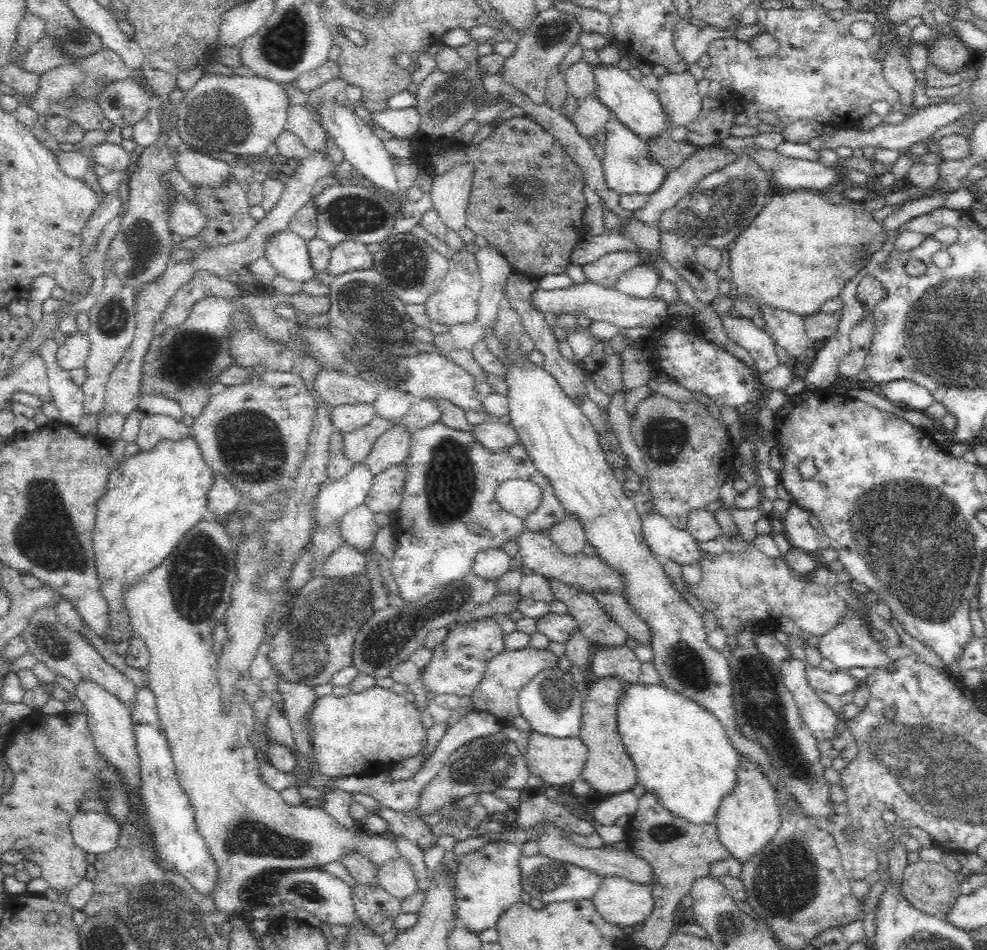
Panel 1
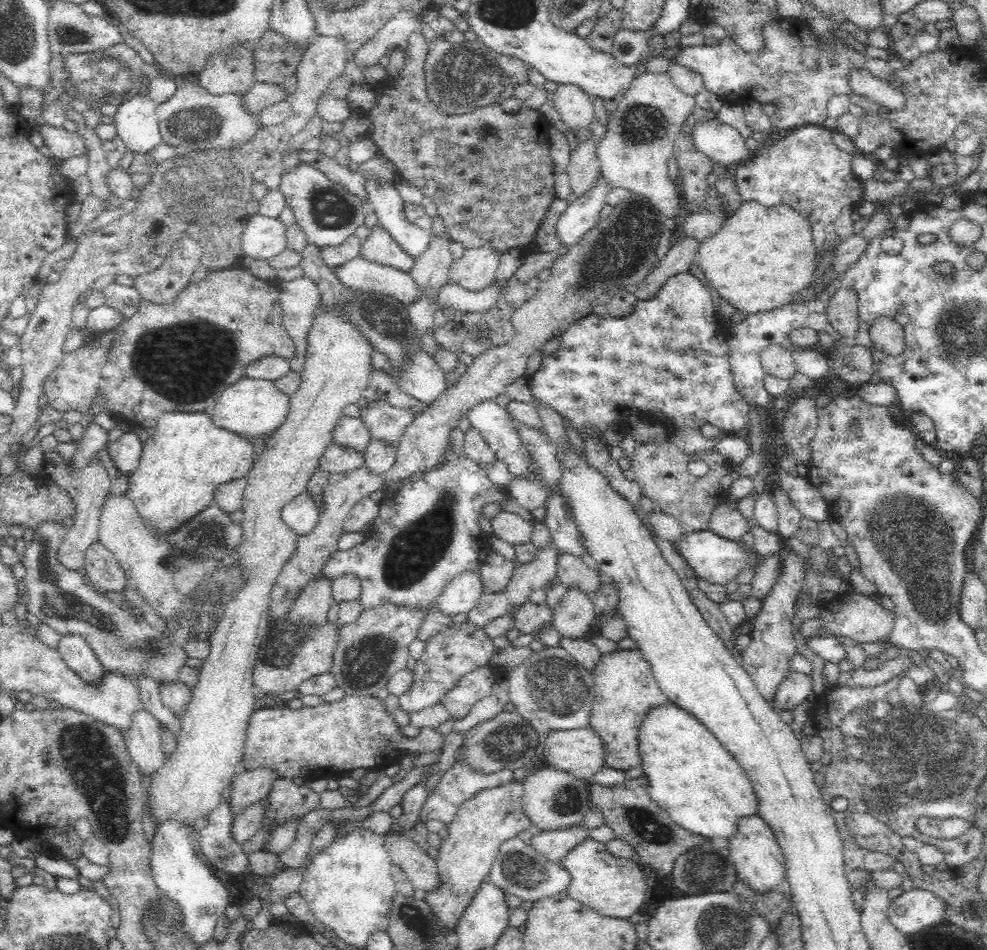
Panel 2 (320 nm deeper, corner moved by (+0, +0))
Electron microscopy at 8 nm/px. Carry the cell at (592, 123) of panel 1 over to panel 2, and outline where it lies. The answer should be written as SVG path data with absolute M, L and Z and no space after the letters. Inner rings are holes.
M592 138L582 142L576 150L570 152L567 173L571 192L576 195L576 198L584 196L591 188L594 188L596 181L600 178L596 146L597 142Z

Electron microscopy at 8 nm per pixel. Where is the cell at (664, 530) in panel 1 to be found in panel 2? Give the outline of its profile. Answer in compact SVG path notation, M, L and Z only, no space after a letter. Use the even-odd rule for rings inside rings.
M712 530L690 532L678 541L678 546L675 548L686 559L686 563L690 565L697 577L720 586L734 581L743 570L755 569L762 561L754 548L749 552L745 549L743 542L722 538Z

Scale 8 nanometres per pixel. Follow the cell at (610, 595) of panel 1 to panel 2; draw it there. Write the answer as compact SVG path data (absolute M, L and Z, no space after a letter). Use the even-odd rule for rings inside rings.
M561 553L557 559L556 578L566 588L577 586L584 592L591 594L599 587L602 587L598 572L594 568L589 568L581 558Z

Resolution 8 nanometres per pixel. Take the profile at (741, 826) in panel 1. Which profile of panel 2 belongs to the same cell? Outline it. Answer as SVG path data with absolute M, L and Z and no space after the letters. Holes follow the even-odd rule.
M760 815L747 816L738 821L736 834L729 838L728 848L738 880L748 885L754 893L763 895L774 891L785 879L784 853L773 830Z

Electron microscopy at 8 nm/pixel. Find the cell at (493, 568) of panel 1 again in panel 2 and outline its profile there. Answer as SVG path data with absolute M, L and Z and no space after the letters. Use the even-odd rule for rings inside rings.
M462 572L444 587L444 592L437 598L435 606L449 618L456 614L466 615L482 593L480 575L476 572Z

